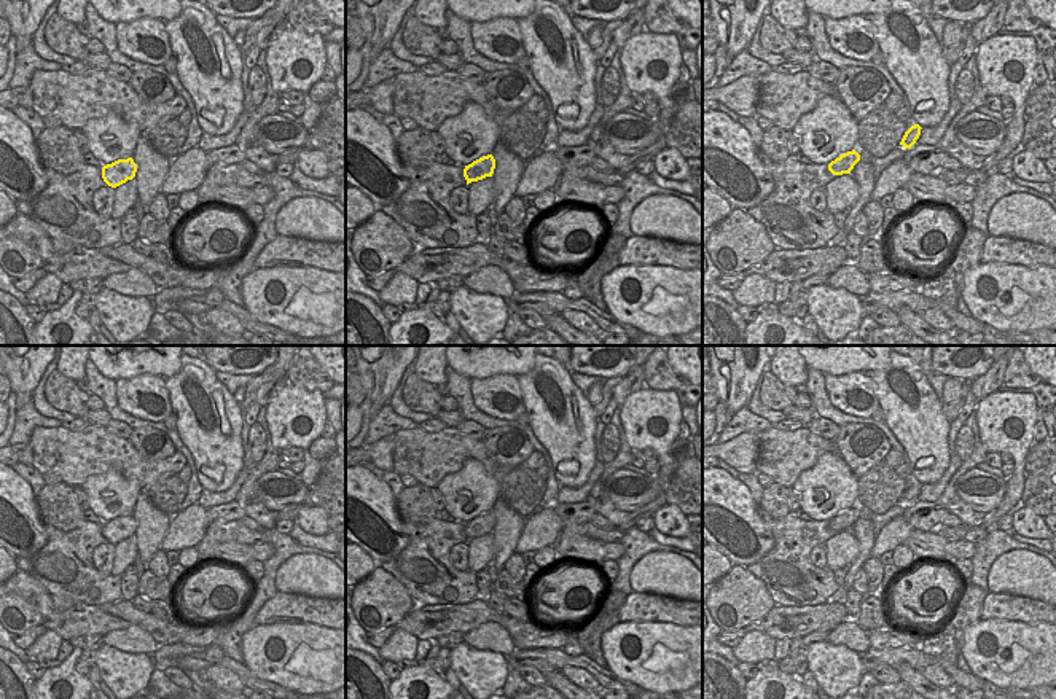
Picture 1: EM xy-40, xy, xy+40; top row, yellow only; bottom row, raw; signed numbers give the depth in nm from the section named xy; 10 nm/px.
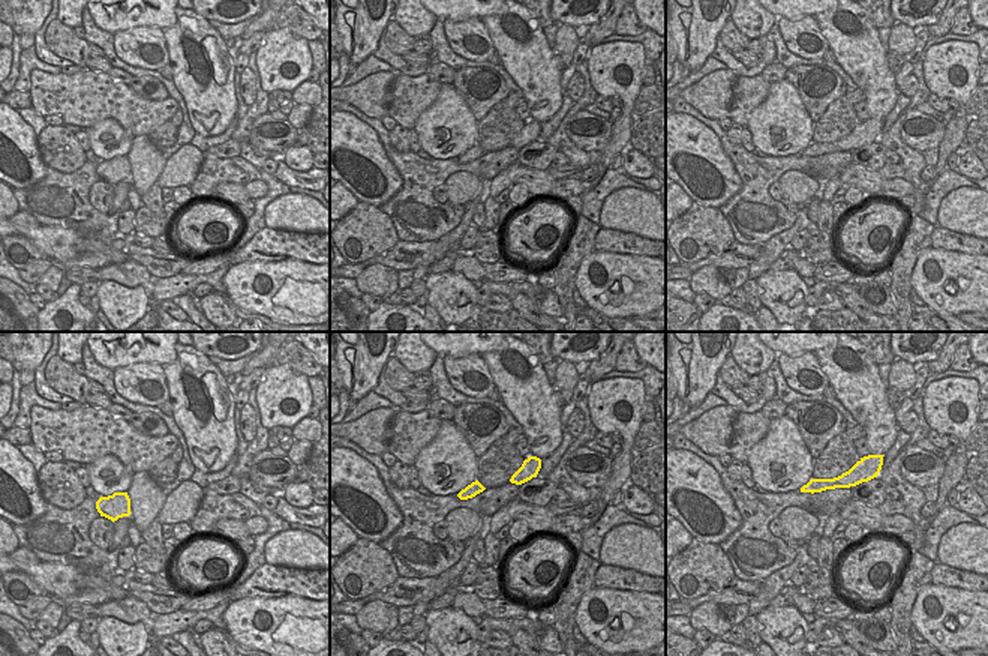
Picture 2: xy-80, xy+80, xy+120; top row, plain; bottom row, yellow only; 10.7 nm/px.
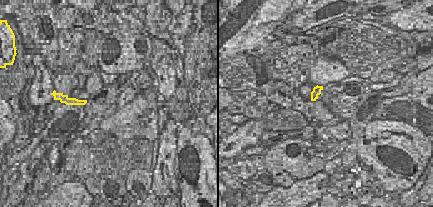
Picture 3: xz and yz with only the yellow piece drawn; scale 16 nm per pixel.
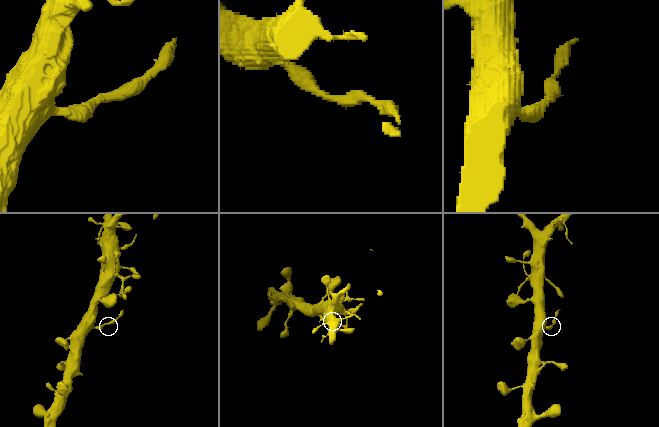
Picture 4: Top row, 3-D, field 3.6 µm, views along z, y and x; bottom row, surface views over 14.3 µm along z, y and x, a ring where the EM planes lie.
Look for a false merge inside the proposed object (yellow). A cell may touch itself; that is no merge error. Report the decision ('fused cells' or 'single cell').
fused cells

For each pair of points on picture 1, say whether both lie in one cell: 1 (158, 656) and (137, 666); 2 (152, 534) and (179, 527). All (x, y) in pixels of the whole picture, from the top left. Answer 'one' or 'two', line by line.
1: two
2: two

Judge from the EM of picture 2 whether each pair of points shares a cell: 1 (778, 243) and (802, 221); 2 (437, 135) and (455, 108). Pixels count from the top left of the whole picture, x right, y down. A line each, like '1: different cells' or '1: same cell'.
1: same cell
2: same cell

